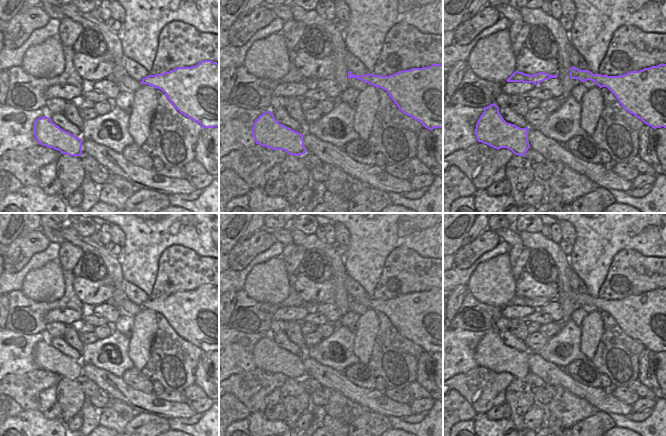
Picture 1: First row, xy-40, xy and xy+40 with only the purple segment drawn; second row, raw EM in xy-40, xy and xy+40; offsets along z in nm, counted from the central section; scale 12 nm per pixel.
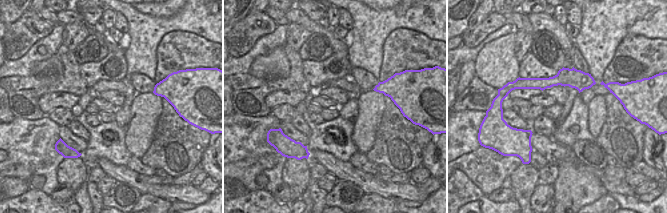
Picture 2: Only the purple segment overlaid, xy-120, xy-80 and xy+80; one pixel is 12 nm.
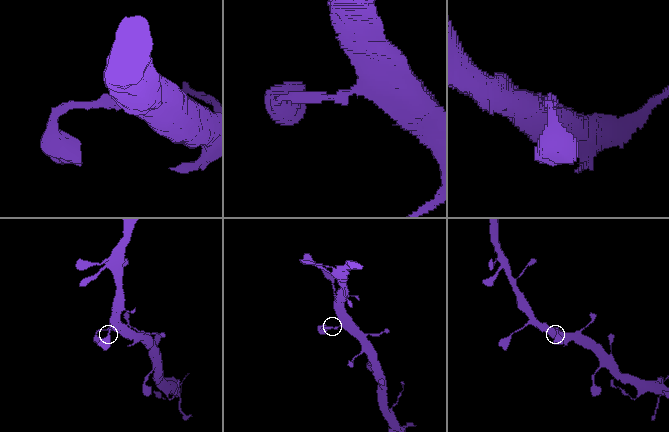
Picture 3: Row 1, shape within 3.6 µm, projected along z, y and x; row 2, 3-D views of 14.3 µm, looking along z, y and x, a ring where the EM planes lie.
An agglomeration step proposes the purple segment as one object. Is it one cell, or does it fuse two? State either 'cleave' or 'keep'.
cleave

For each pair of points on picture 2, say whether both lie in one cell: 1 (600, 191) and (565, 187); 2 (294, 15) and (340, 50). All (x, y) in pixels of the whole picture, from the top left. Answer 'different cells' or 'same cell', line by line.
1: same cell
2: same cell

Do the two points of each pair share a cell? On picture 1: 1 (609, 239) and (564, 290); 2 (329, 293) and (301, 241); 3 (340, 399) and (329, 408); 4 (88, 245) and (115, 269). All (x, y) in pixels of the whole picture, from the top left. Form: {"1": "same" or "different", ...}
{"1": "different", "2": "different", "3": "same", "4": "same"}

